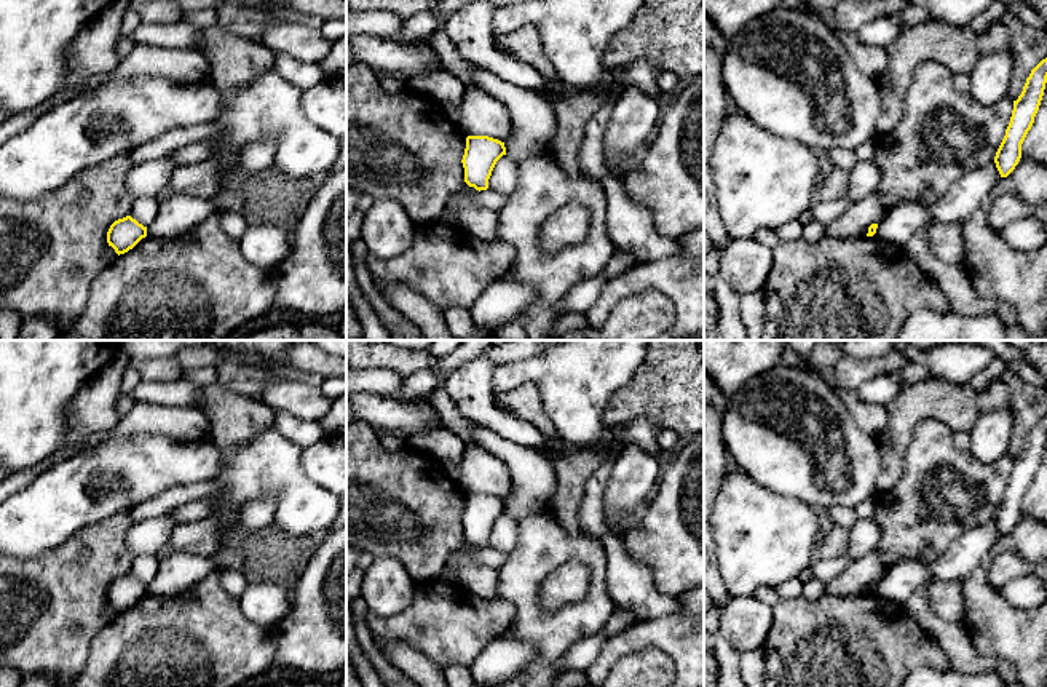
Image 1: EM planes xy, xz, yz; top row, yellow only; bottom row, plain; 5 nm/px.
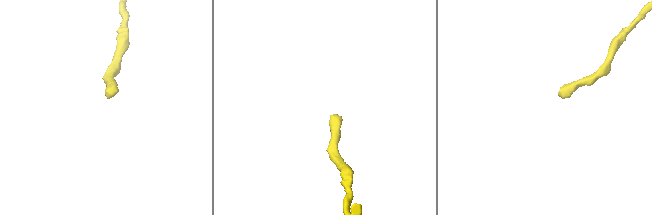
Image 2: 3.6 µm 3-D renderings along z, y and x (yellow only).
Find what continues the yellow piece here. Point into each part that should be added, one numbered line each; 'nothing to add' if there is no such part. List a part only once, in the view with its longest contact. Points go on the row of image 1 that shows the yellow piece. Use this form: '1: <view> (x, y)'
nothing to add

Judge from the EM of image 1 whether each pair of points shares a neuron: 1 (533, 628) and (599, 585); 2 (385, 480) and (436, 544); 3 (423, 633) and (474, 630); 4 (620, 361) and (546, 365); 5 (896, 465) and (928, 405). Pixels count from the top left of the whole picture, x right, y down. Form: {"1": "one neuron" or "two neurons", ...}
{"1": "one neuron", "2": "one neuron", "3": "one neuron", "4": "one neuron", "5": "one neuron"}

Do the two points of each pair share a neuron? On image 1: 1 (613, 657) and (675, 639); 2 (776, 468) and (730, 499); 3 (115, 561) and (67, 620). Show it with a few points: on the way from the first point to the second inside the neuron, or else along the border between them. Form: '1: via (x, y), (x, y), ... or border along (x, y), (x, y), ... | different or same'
1: via (629, 641), (634, 638), (659, 638) | same
2: border along (733, 465), (762, 486), (790, 497) | different
3: via (101, 575), (71, 606) | same

